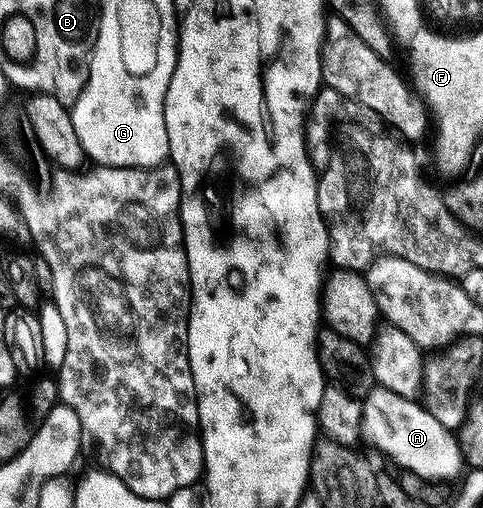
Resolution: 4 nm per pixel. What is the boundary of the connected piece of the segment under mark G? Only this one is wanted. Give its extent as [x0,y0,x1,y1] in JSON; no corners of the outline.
[71,17,179,168]

